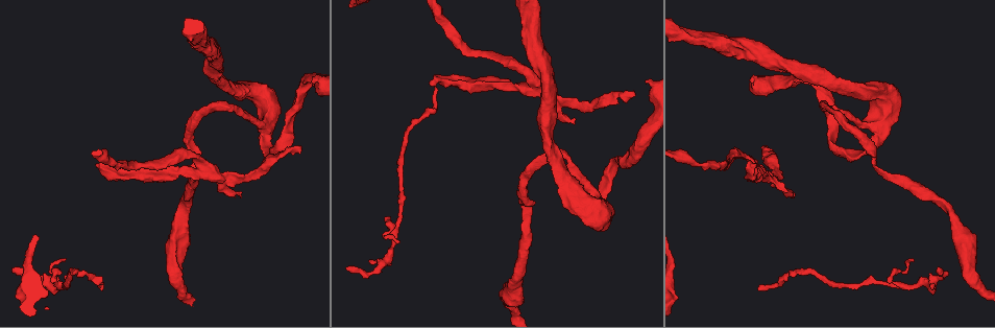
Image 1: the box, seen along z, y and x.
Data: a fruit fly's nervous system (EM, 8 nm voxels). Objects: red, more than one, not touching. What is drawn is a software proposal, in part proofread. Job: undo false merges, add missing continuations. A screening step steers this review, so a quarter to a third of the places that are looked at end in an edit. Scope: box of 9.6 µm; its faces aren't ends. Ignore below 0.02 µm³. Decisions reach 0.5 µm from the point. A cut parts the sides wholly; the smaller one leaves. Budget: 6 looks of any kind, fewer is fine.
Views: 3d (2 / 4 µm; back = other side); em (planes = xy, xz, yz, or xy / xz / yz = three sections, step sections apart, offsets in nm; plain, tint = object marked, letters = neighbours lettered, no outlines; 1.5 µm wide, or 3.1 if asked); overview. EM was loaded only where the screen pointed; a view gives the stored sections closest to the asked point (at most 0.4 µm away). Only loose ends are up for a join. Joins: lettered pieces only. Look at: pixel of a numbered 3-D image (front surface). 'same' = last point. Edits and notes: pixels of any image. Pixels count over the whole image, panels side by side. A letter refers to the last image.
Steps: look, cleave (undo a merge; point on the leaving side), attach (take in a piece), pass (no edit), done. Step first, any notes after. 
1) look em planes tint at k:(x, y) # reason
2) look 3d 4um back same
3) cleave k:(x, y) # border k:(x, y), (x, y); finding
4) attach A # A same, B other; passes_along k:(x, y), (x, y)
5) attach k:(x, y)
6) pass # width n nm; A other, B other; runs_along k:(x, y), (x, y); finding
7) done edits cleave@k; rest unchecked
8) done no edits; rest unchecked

look em planes letters at 1:(755, 166) # branch stops here

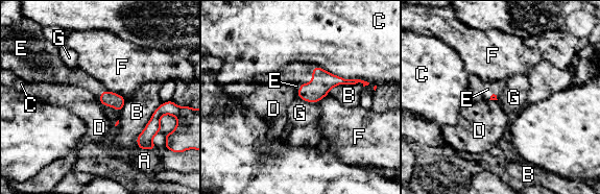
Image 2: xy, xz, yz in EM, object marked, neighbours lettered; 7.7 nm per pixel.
attach E # A other, B other, C other, D other, E same, F other, G other; passes_along 2:(108, 98), (100, 94), (73, 77); the neuron continues

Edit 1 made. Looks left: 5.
look 3d 2um at 1:(877, 168) # narrows sharply

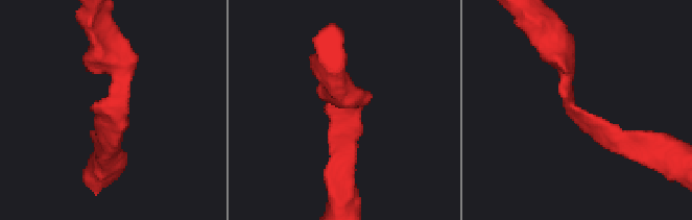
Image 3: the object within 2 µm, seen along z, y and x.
look em planes letters at 3:(355, 102) # arm_widths 220, 220 nm; need the tissue

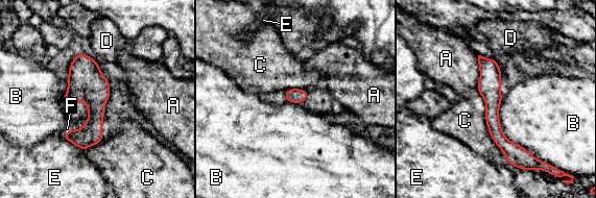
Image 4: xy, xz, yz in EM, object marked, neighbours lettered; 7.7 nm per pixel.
pass # A other, B other, C other, D other, E other, F other; runs_along 4:(480, 58), (494, 127), (511, 159); one neuron here

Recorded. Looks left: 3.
look 3d 4um back at 1:(877, 125) # thin arm on a thick one

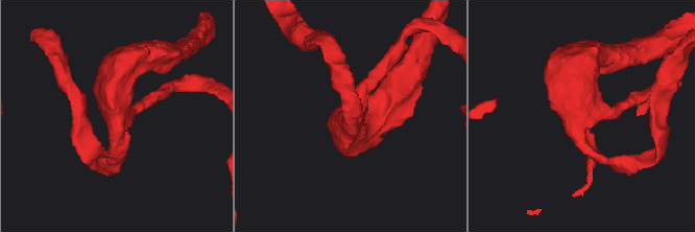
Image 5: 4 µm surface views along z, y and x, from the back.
look em xy step 8 tint at 5:(117, 114) # arms 3; arm_widths 200, 200, 650 nm; need the tissue

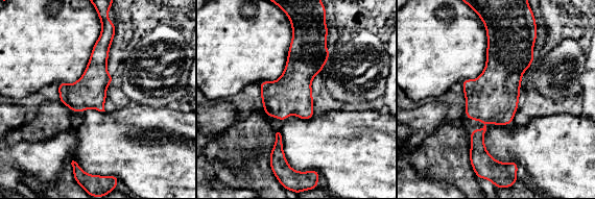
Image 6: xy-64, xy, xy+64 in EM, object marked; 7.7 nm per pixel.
look em planes letters same

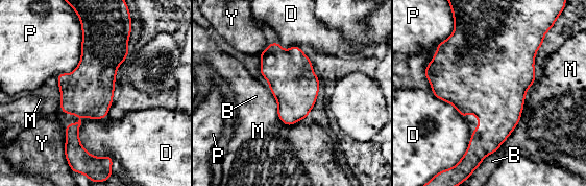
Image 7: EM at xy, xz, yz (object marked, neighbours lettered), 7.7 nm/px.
pass # B other, D other, M other, P other, Y other; border 7:(536, 80), (508, 137); one neuron here

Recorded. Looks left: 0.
done edits attach@2; rest unchecked

